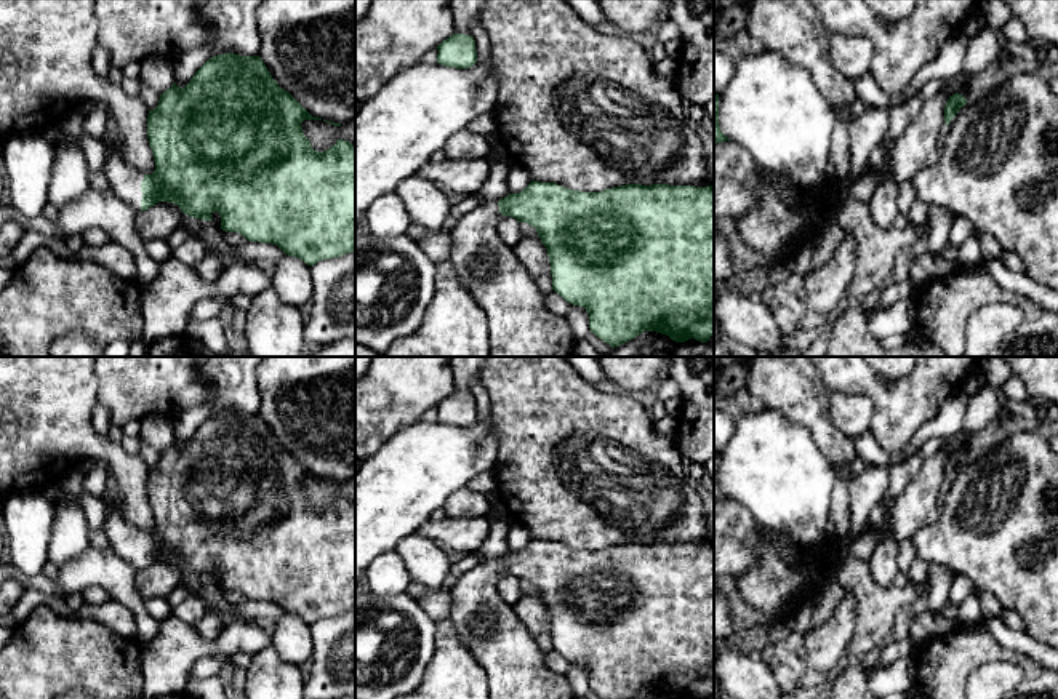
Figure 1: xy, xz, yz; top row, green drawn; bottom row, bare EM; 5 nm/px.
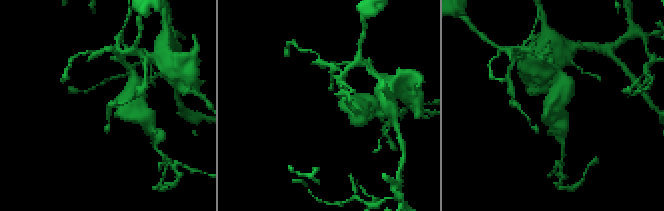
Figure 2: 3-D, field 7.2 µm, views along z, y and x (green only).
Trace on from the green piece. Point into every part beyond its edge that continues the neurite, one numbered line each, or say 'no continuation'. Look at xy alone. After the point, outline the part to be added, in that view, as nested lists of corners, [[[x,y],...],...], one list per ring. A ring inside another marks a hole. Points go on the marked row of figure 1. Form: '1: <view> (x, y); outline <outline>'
1: xy (125, 181); outline [[[106,147],[102,174],[117,198],[130,205],[134,211],[141,211],[141,182],[144,179],[144,173],[128,165],[122,158],[118,147]]]

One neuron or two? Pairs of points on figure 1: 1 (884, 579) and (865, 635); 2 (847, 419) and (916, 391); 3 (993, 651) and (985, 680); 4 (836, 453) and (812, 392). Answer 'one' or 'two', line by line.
1: two
2: two
3: two
4: one

